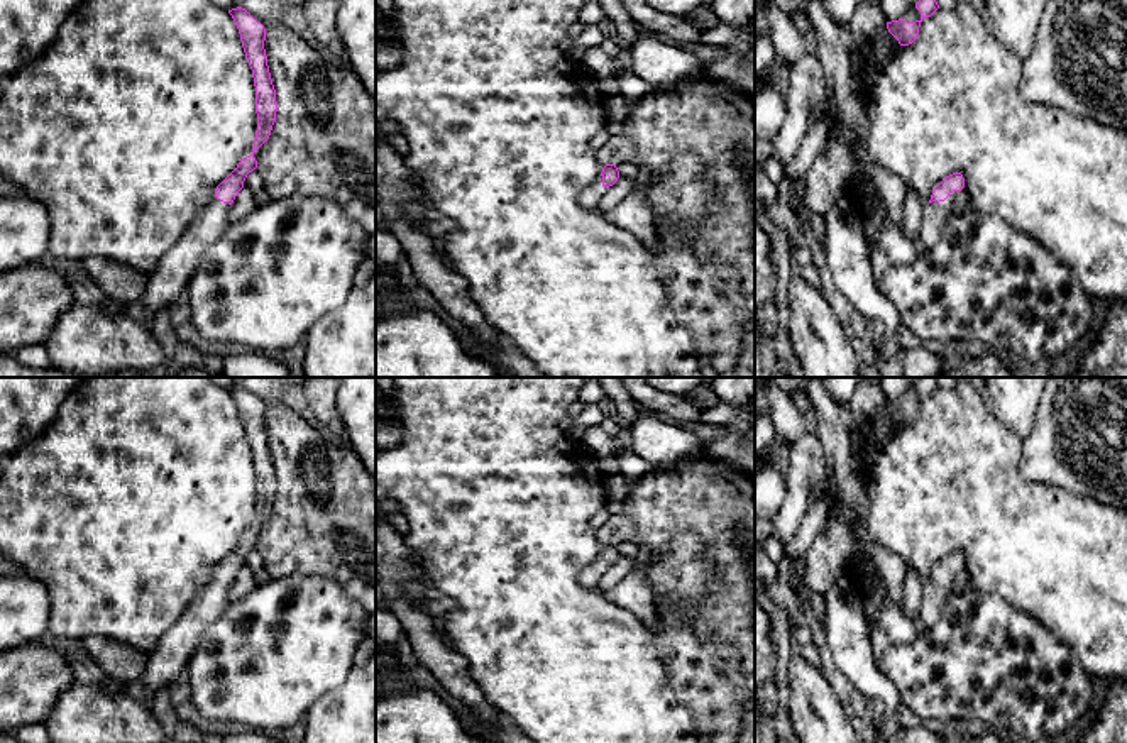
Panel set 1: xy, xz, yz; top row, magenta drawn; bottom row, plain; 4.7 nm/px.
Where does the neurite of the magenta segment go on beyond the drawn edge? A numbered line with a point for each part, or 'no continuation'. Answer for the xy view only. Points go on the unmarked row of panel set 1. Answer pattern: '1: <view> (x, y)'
1: xy (168, 662)

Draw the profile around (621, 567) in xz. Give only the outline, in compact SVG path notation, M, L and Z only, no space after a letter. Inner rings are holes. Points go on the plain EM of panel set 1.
M619 555L618 560L609 565L607 572L599 581L597 591L607 592L614 586L618 586L631 572L635 562L635 557Z

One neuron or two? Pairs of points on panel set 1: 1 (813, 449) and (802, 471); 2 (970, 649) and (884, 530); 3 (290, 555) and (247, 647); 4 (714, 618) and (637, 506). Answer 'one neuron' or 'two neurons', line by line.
1: one neuron
2: two neurons
3: two neurons
4: one neuron

